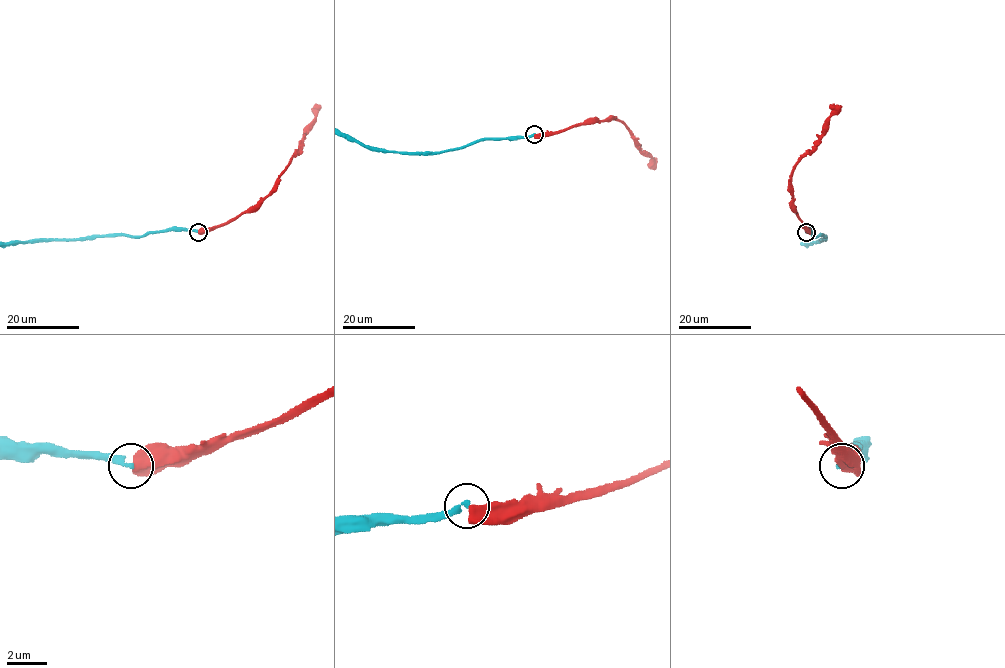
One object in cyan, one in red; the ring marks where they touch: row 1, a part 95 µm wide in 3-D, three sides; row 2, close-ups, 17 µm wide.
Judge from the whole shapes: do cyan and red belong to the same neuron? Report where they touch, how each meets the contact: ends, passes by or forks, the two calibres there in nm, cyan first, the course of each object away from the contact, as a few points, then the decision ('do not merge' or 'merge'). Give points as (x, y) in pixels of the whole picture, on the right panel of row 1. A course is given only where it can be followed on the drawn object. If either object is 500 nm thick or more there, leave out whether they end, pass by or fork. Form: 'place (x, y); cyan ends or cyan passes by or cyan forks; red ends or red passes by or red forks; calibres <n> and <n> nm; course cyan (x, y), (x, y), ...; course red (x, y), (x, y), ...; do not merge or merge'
place (806, 232); calibres 240 and 700 nm; course red (807, 232), (796, 213), (790, 175), (798, 161), (812, 149), (829, 117), (841, 106); do not merge

